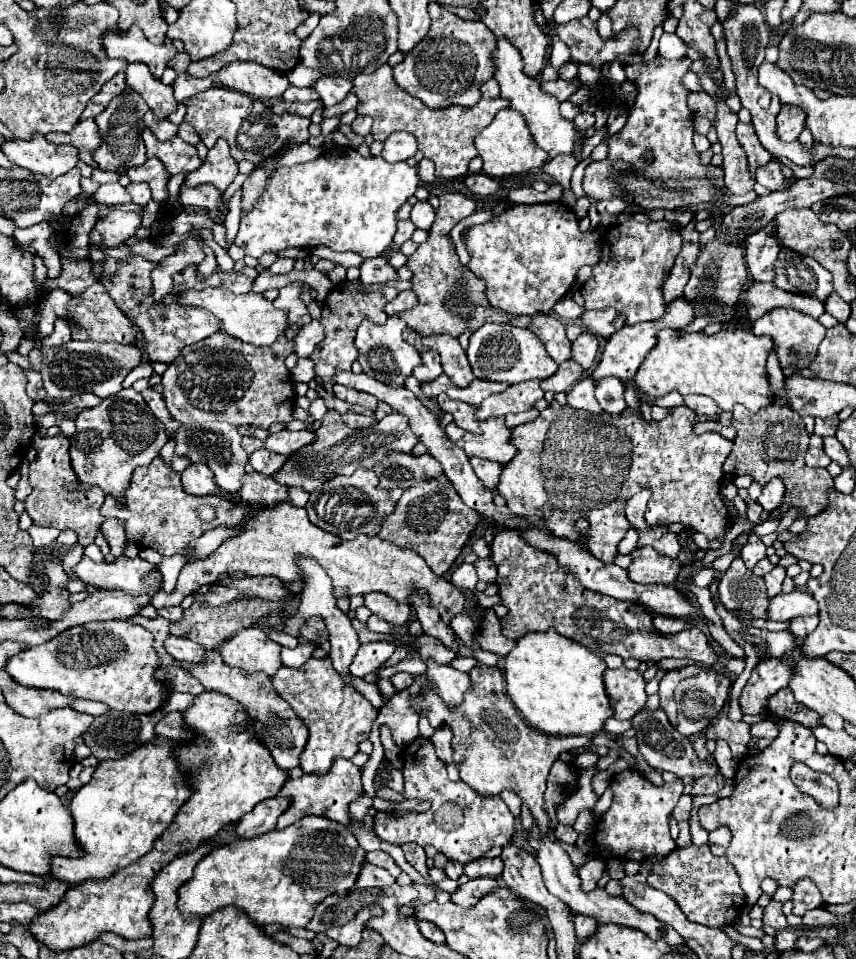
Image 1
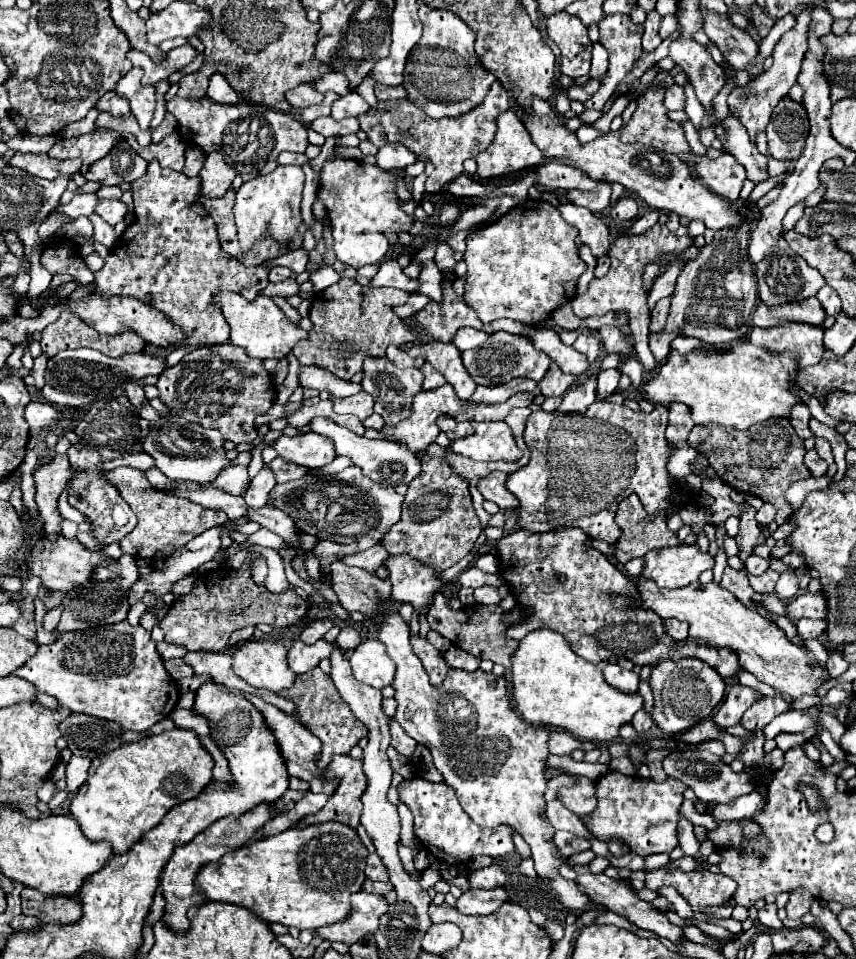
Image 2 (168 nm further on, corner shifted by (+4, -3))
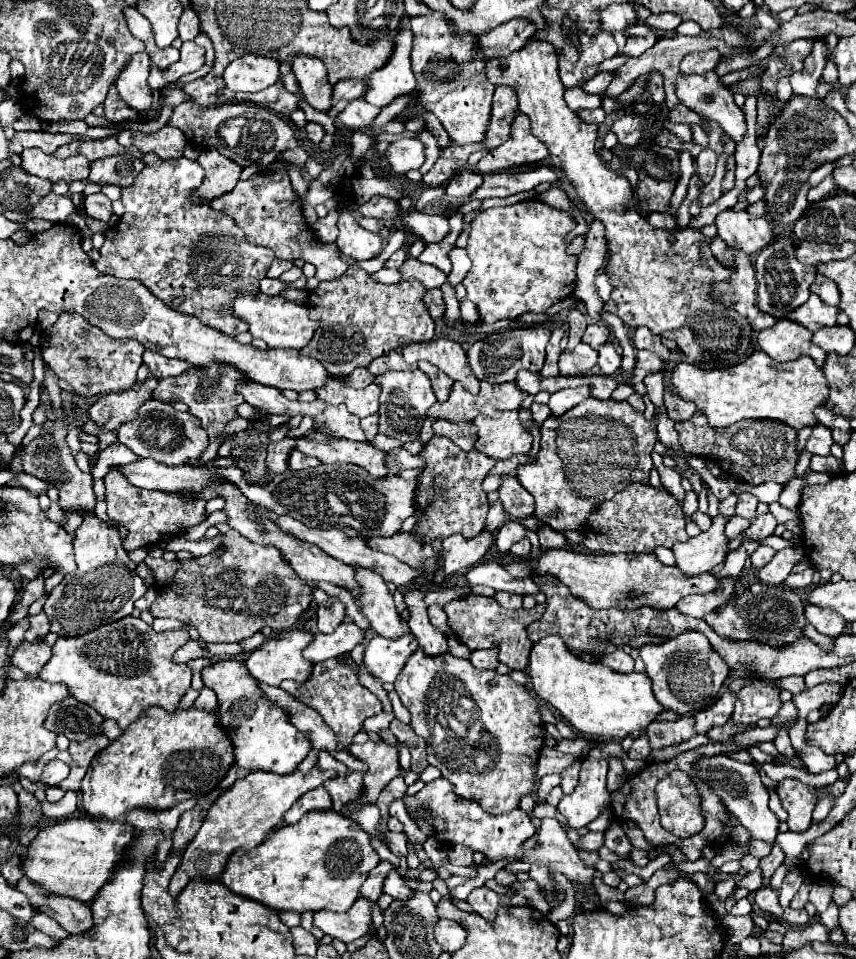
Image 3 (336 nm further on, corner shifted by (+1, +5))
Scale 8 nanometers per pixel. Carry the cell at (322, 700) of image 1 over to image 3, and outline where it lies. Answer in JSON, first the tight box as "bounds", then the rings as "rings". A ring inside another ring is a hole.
{"bounds":[280,658,382,750],"rings":[[[336,658],[314,664],[314,670],[306,678],[306,682],[298,684],[298,682],[284,680],[280,686],[284,690],[296,694],[296,698],[304,700],[304,704],[308,704],[310,708],[316,708],[316,712],[320,712],[324,722],[332,728],[332,732],[338,738],[338,746],[336,746],[338,750],[348,748],[348,744],[352,744],[354,734],[362,730],[362,722],[366,718],[376,716],[376,714],[382,712],[380,700],[358,682],[358,678],[356,678],[356,674],[354,674],[354,670],[350,666],[340,664]]]}

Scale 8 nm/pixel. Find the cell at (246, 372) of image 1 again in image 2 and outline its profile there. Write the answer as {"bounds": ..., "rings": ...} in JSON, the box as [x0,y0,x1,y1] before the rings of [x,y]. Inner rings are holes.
{"bounds":[157,346,275,444],"rings":[[[213,346],[213,348],[195,348],[187,354],[177,366],[165,370],[157,382],[159,400],[169,406],[171,414],[177,414],[189,422],[197,422],[203,428],[215,428],[233,444],[251,442],[255,438],[255,416],[265,414],[275,402],[275,388],[271,384],[269,372],[263,368],[261,360],[247,356],[239,346]]]}

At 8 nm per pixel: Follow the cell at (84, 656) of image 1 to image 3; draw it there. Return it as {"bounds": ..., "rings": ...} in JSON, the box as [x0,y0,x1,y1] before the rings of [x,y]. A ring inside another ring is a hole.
{"bounds":[40,616,192,728],"rings":[[[126,616],[122,620],[104,624],[96,630],[76,636],[76,638],[58,638],[56,644],[52,646],[52,658],[40,670],[40,678],[46,682],[58,682],[58,684],[68,686],[70,694],[78,702],[84,702],[84,704],[96,708],[96,712],[102,714],[104,718],[114,718],[120,728],[128,728],[132,722],[136,722],[140,718],[142,712],[150,710],[152,706],[160,706],[166,712],[176,710],[180,698],[190,688],[192,672],[186,664],[176,666],[172,662],[172,654],[180,646],[184,646],[188,640],[190,640],[190,636],[186,630],[168,630],[168,632],[158,634],[144,620]]]}

